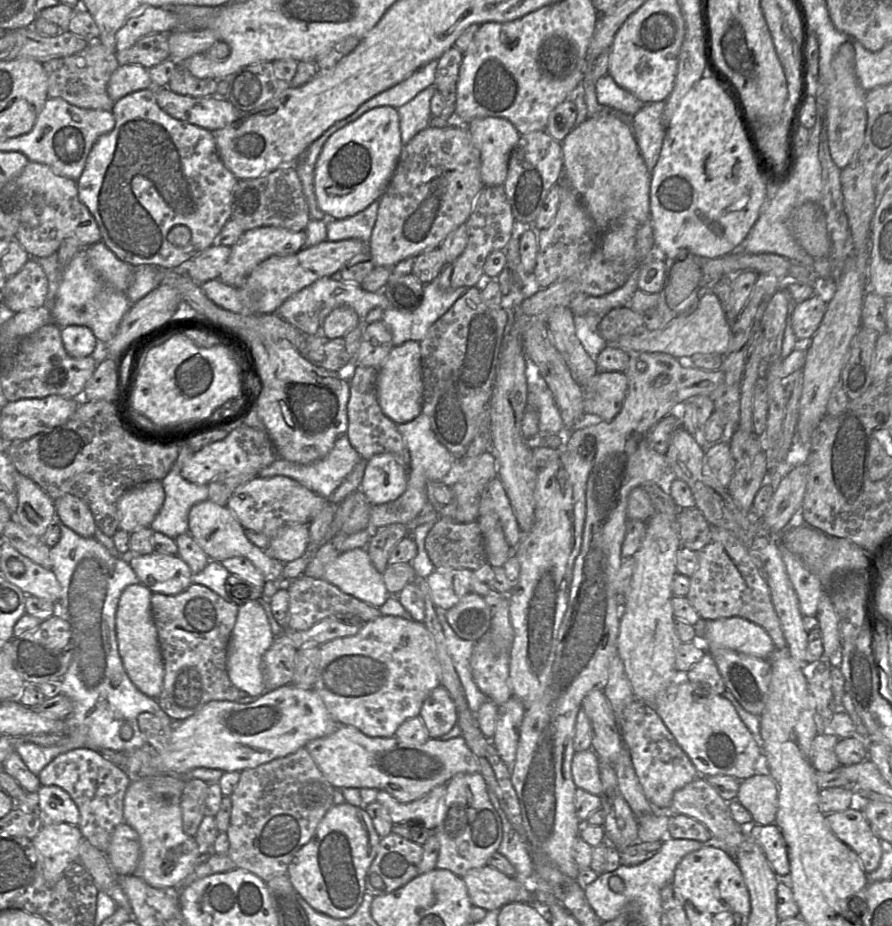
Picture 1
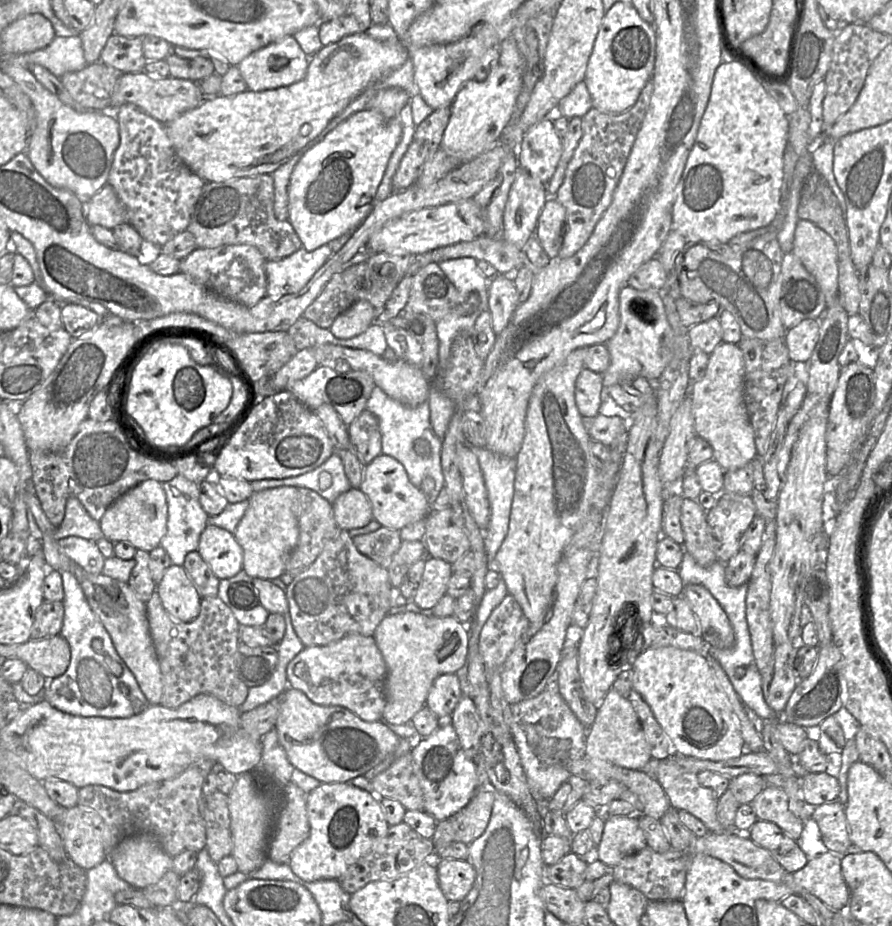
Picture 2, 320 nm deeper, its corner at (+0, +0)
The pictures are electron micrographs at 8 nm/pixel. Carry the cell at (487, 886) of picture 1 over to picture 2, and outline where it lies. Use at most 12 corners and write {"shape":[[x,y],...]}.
{"shape":[[469,860],[434,861],[448,901],[461,902],[473,887]]}

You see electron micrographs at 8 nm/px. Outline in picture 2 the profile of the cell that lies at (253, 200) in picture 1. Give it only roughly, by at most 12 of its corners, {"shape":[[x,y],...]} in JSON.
{"shape":[[271,174],[207,182],[186,231],[197,248],[302,247],[275,215]]}

